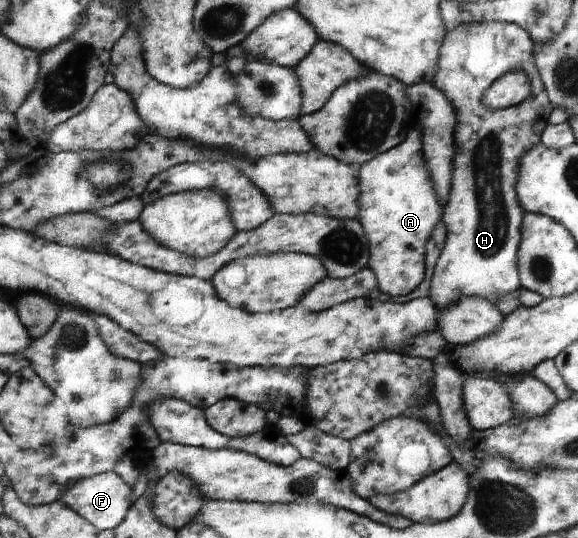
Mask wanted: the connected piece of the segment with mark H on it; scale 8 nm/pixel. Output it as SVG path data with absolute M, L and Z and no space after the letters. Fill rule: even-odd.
M484 21L460 24L446 33L439 50L438 70L433 85L445 93L446 98L457 107L461 125L457 128L457 156L454 158L453 182L450 186L448 201L444 204L442 221L446 230L446 244L436 261L430 285L430 298L440 313L446 306L458 302L466 296L484 298L494 303L504 294L512 294L520 289L520 268L518 267L518 245L521 244L522 220L525 210L518 200L518 170L521 169L522 156L541 142L542 131L549 123L553 113L553 103L546 94L534 64L534 41L527 30L507 22ZM522 70L531 76L530 96L518 106L492 110L482 104L486 90L502 74Z

